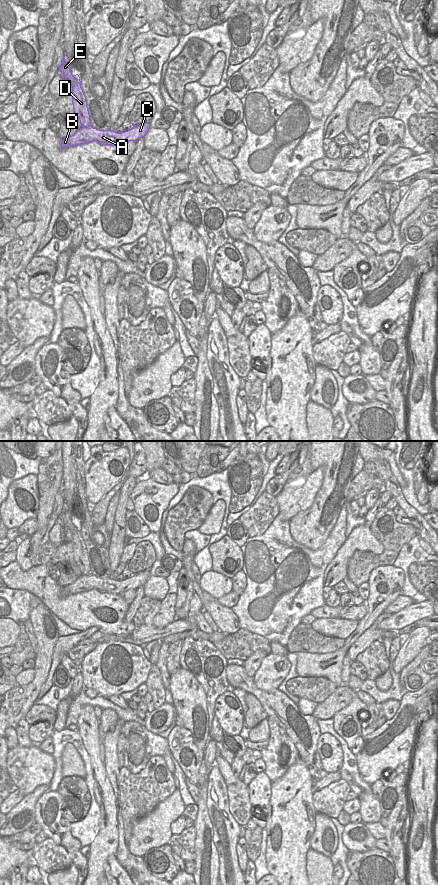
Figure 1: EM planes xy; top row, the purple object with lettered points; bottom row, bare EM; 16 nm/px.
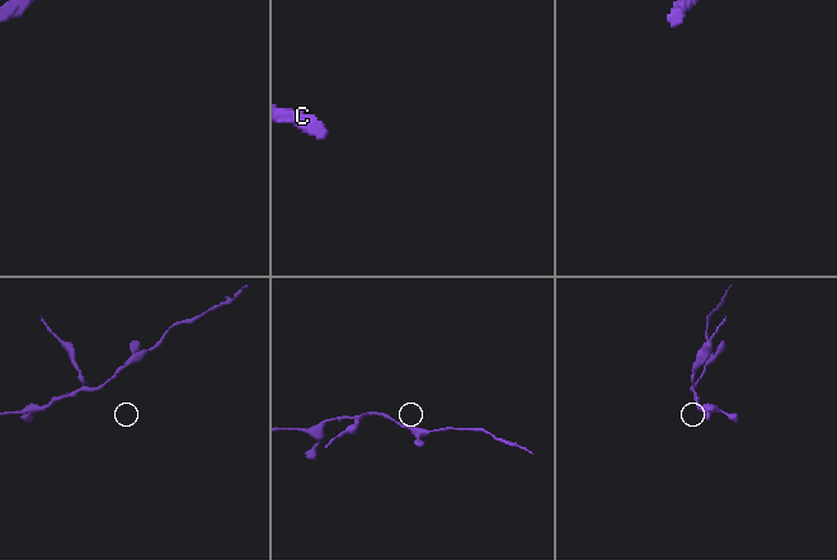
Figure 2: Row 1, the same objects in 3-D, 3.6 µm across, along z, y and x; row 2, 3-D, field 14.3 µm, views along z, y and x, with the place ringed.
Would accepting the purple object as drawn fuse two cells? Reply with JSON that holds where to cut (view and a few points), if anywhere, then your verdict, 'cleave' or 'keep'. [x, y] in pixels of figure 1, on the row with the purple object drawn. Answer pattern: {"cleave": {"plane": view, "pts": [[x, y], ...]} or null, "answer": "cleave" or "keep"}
{"cleave": {"plane": "xy", "pts": [[82, 126], [91, 127]]}, "answer": "cleave"}

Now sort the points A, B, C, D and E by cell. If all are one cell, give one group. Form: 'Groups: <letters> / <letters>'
Groups: A B C / D E.

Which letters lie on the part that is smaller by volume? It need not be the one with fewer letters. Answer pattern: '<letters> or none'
D, E

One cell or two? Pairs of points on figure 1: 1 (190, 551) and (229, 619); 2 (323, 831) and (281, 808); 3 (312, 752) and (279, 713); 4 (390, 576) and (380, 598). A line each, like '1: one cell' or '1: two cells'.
1: one cell
2: two cells
3: one cell
4: one cell

